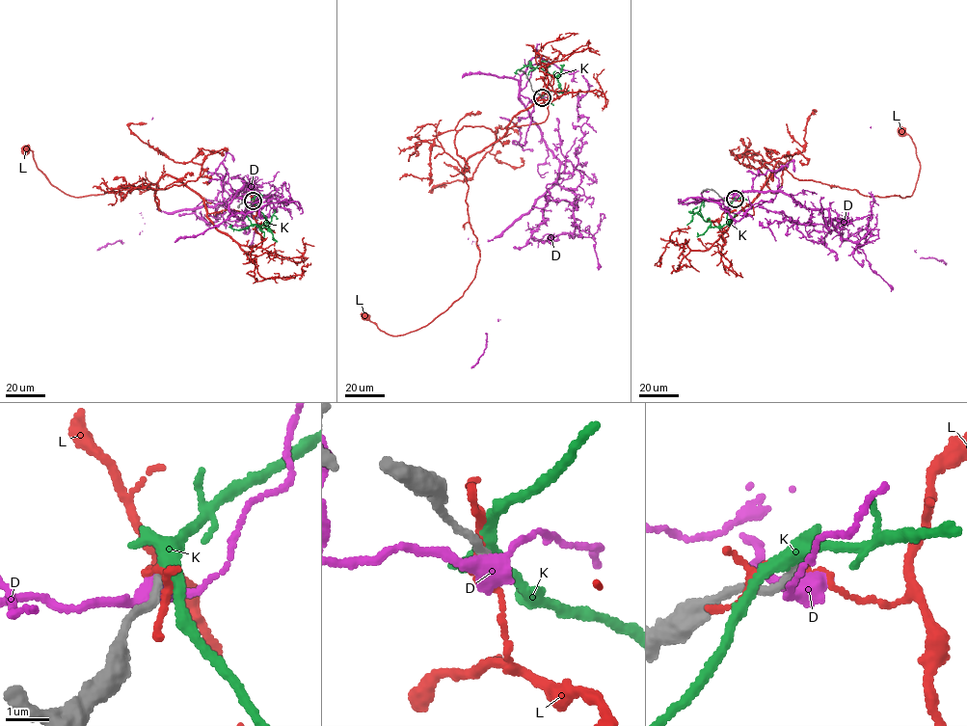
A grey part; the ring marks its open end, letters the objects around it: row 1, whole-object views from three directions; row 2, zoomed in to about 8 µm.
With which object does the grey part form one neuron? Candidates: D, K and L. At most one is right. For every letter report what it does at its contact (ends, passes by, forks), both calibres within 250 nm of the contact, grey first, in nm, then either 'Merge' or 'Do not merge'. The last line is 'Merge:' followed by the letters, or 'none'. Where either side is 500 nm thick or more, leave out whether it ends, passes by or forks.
D: It passes by. Thickness 220 nm (grey) against 400 nm. Do not merge
K: It passes by. Thickness 190 nm (grey) against 360 nm. Do not merge
L: It forks there. Thickness 190 nm (grey) against 80 nm. Do not merge
Merge: none

